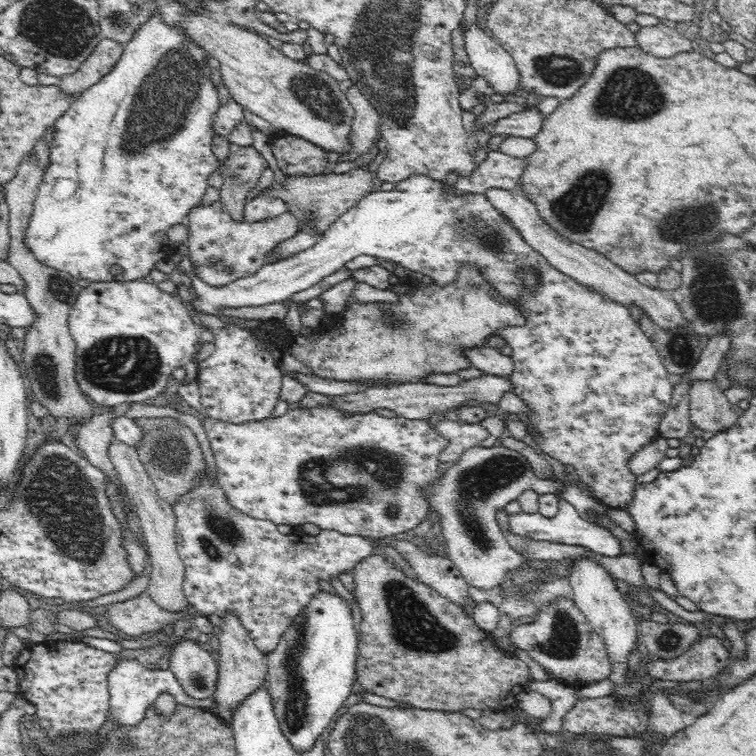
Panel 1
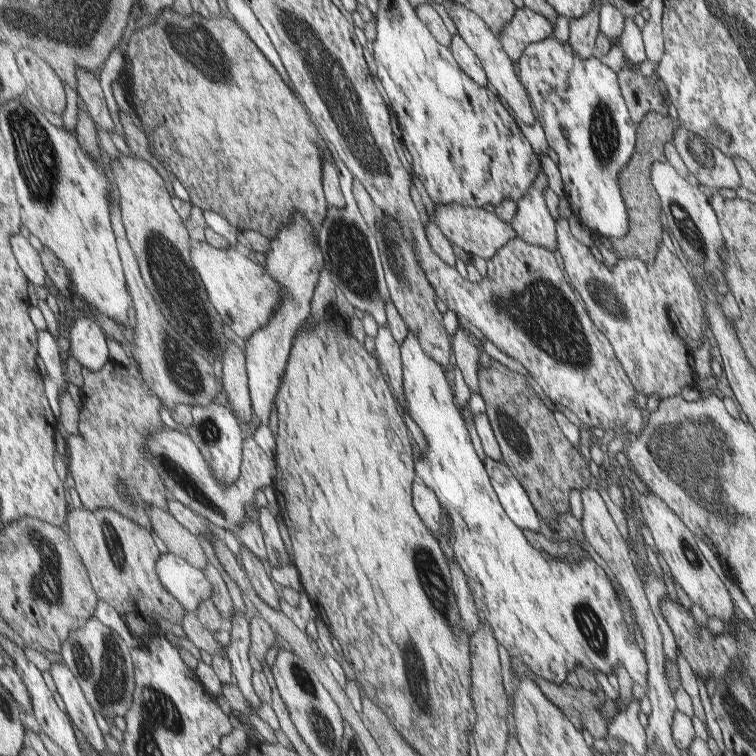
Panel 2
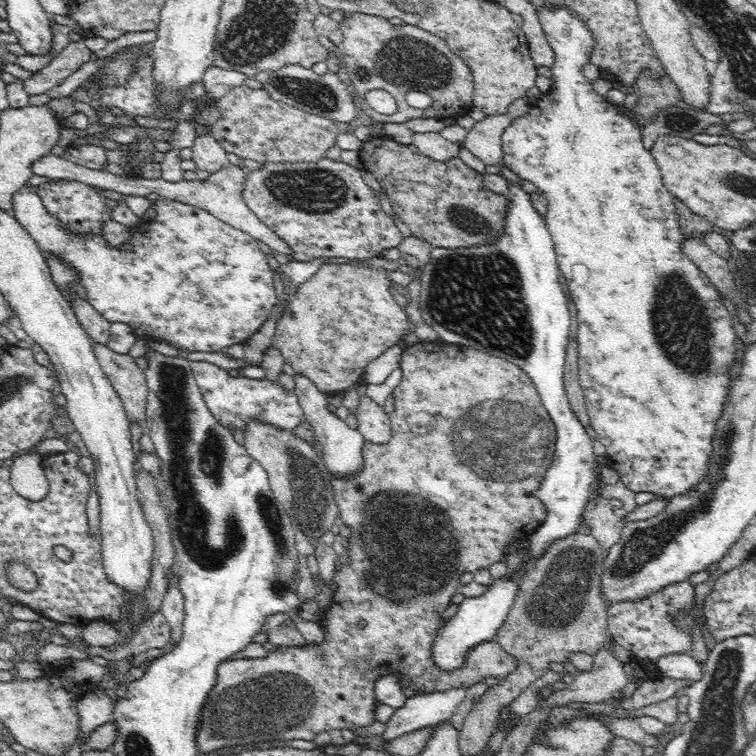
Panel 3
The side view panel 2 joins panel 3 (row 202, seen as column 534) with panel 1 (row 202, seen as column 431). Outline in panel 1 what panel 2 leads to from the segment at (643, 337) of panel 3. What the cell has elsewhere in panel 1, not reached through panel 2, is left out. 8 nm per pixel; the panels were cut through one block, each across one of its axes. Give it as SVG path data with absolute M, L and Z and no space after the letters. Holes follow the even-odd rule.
M414 175L402 182L398 182L392 192L371 191L370 194L362 196L356 207L350 209L345 215L340 216L338 221L324 232L325 237L319 237L318 244L314 248L308 248L308 250L298 252L294 256L280 258L270 264L266 264L258 274L240 278L240 280L236 280L236 282L232 282L228 286L222 286L222 288L212 288L210 284L204 282L201 278L190 276L195 280L196 292L201 296L201 301L196 301L195 307L199 311L219 316L220 310L224 306L240 308L242 306L268 306L268 304L276 304L276 302L289 303L294 294L300 294L304 290L310 290L314 286L322 284L328 276L348 268L348 262L352 262L358 256L371 256L372 258L395 262L408 270L412 270L412 272L427 276L432 282L436 279L438 286L447 286L448 283L455 282L459 267L470 264L476 270L481 270L481 277L485 278L485 281L498 294L504 295L504 298L508 299L509 302L516 303L520 307L521 313L525 316L526 322L523 323L523 326L501 328L499 336L505 341L506 346L510 347L510 359L512 359L515 367L514 373L510 377L510 381L513 384L512 392L518 395L526 405L526 408L528 408L525 416L529 420L531 436L543 453L558 461L564 467L574 468L576 474L580 477L579 482L583 484L583 490L588 498L592 498L592 500L598 502L600 506L608 508L608 510L626 512L626 508L630 506L631 496L634 495L634 482L638 482L637 475L629 468L630 458L636 456L644 446L648 446L648 444L652 444L652 442L656 442L658 438L662 437L660 424L662 424L662 418L666 416L666 412L674 405L675 392L673 375L666 369L659 350L654 347L654 342L651 342L651 339L642 331L639 321L634 319L634 314L632 314L628 305L614 301L614 299L606 297L604 293L600 293L598 289L592 289L592 287L588 287L584 283L580 283L580 281L576 281L576 279L560 272L544 255L532 248L532 245L522 237L522 231L512 221L508 221L504 217L504 213L498 210L494 203L490 203L490 199L486 195L470 192L458 193L454 185L426 175ZM527 271L536 272L536 285L526 285L523 275Z

